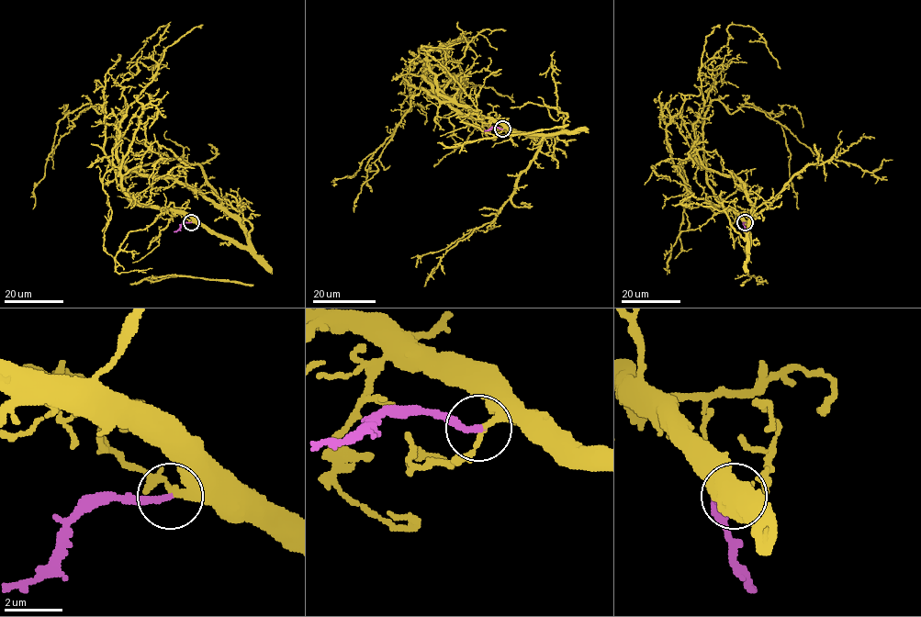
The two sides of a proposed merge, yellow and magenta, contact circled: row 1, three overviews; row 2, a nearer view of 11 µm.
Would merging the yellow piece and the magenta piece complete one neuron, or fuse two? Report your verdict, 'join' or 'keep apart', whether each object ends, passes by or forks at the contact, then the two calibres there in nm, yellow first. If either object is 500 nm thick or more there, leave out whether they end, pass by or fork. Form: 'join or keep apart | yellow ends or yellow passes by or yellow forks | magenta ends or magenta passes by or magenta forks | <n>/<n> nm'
join | yellow passes by | magenta ends | 240/240 nm

